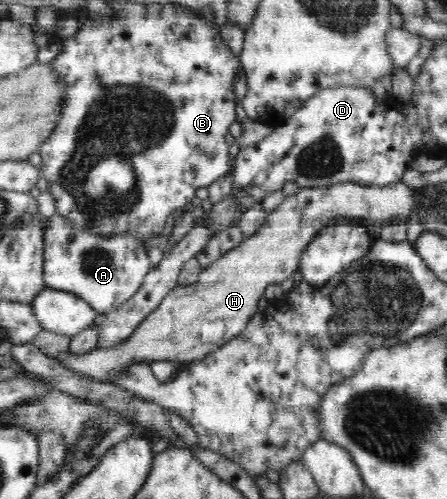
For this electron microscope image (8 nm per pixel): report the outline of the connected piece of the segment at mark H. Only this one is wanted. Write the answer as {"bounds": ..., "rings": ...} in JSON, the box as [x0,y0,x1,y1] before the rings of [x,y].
{"bounds":[59,181,417,383],"rings":[[[399,181],[387,186],[359,185],[355,182],[346,184],[327,185],[325,188],[303,188],[299,192],[287,195],[277,209],[266,216],[265,224],[258,228],[255,234],[249,235],[240,242],[233,250],[222,255],[208,267],[200,272],[196,282],[190,285],[177,285],[168,292],[163,300],[157,305],[157,310],[147,315],[145,322],[137,326],[137,330],[127,342],[115,346],[115,348],[96,348],[87,354],[65,353],[59,360],[61,365],[74,370],[99,383],[111,383],[114,375],[123,373],[134,363],[151,363],[165,360],[177,363],[191,363],[202,361],[211,352],[227,344],[231,338],[237,338],[239,333],[247,328],[247,324],[257,314],[257,302],[264,302],[264,292],[271,285],[281,284],[292,278],[292,274],[299,270],[300,258],[307,245],[323,227],[332,220],[353,221],[363,226],[373,224],[385,224],[391,218],[401,218],[417,208],[417,194],[413,189]]]}

